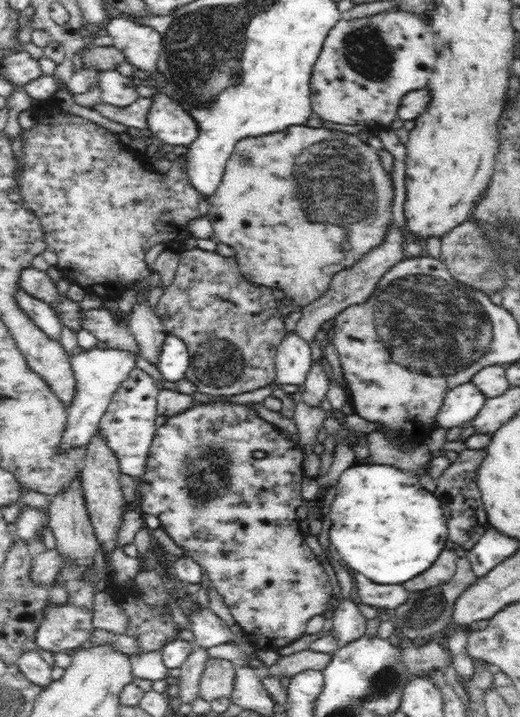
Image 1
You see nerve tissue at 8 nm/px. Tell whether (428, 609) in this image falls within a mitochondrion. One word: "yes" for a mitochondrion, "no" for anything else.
yes

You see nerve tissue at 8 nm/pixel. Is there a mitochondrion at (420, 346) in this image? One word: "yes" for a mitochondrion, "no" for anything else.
yes

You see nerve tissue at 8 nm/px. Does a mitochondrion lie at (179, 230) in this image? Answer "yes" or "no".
no

